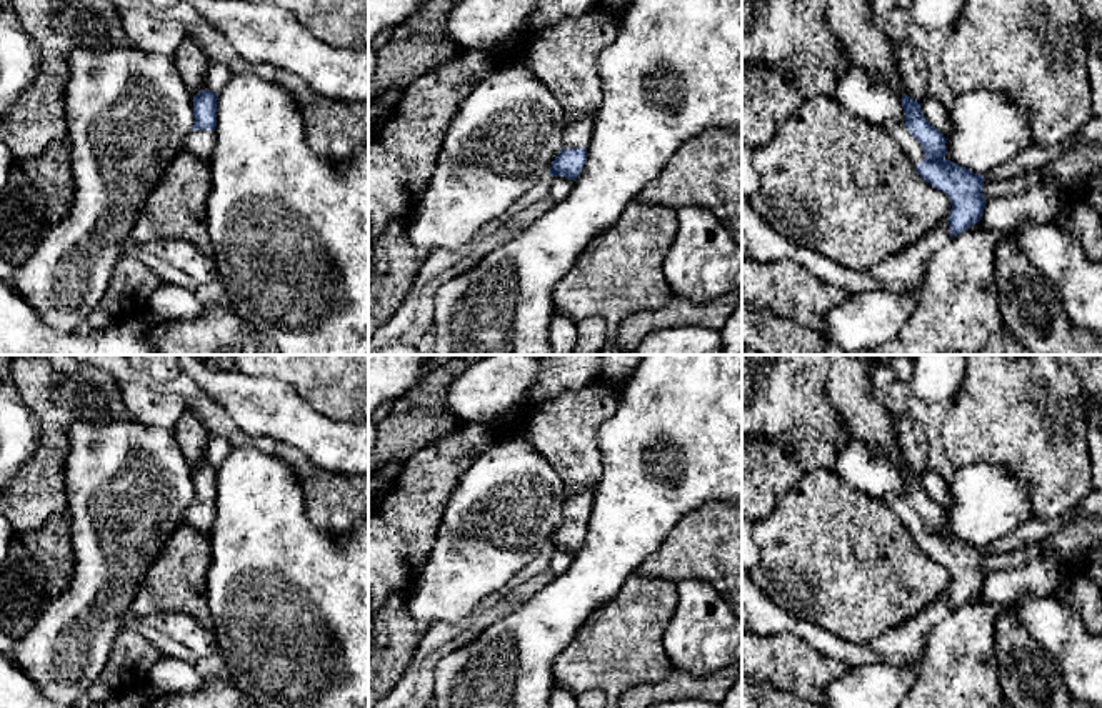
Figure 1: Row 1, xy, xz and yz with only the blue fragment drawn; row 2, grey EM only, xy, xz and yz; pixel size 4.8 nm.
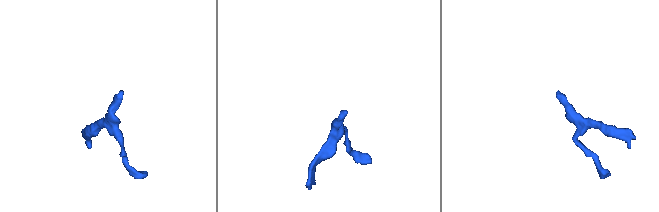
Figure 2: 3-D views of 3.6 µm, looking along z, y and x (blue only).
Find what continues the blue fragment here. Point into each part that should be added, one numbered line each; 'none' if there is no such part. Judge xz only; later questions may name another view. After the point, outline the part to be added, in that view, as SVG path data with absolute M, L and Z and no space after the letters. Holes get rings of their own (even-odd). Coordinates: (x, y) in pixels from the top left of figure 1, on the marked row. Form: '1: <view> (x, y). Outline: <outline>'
1: xz (577, 134). Outline: M584 115L567 123L564 130L564 148L589 148L595 127L595 115Z

